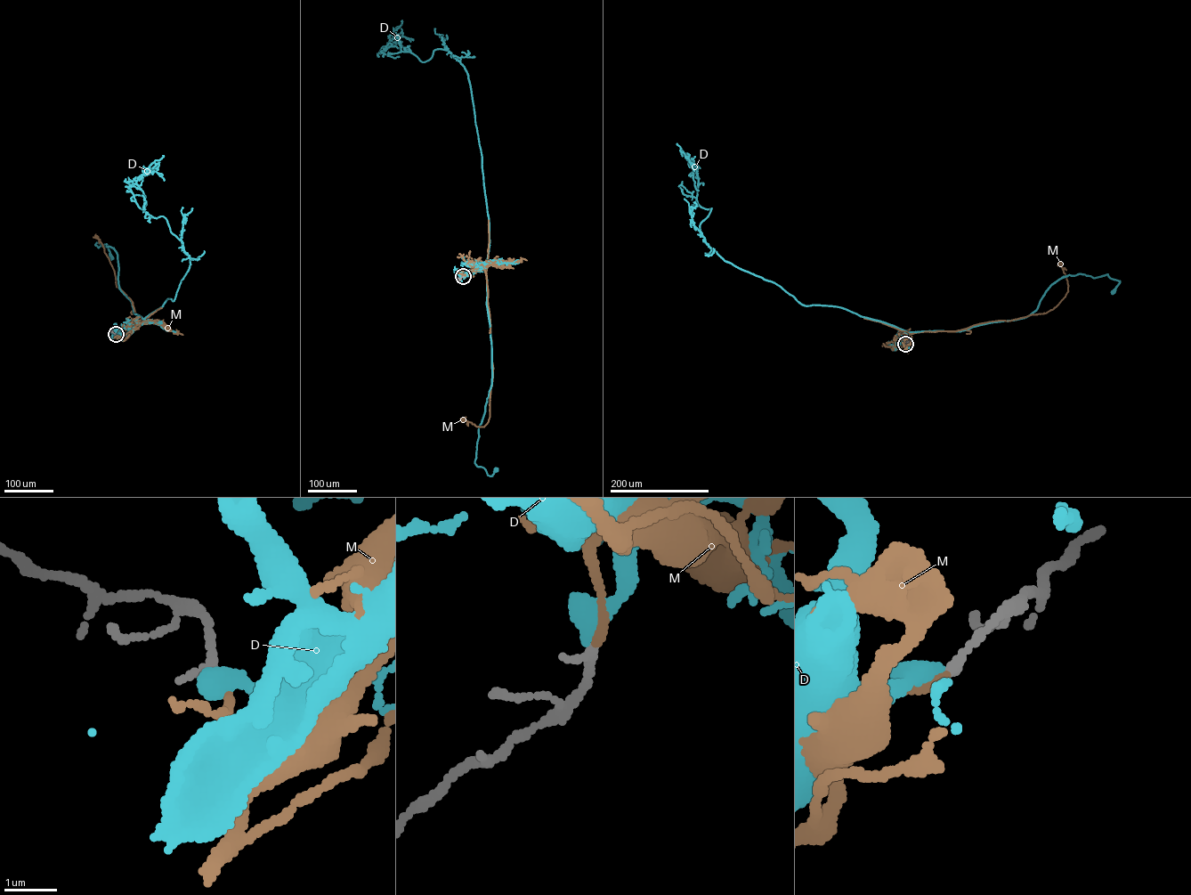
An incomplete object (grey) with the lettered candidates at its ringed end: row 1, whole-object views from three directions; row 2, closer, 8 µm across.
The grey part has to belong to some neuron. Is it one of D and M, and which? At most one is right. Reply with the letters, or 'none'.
M

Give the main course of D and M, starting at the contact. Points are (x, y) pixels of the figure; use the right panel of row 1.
D: (905, 344), (907, 332), (960, 330), (1025, 317), (1049, 288), (1068, 275), (1107, 274), (1120, 280), (1113, 292)
M: (905, 344), (903, 337), (915, 333), (956, 330), (981, 323), (1046, 313), (1057, 305), (1068, 290), (1060, 263)

